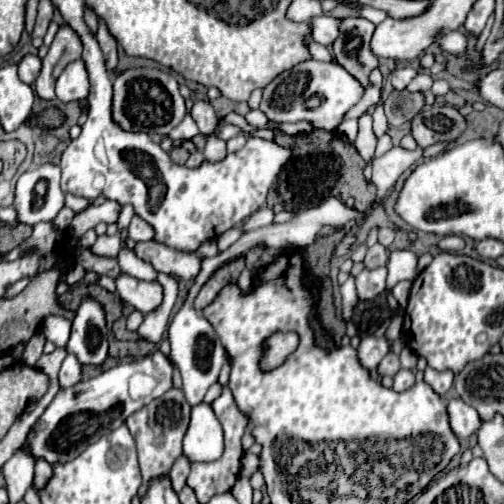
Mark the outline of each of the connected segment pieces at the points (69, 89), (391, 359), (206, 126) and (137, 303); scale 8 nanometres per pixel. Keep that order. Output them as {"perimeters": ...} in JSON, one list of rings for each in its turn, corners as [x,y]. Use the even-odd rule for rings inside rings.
{"perimeters":[[[[82,58],[70,62],[56,82],[56,96],[62,102],[84,100],[88,96],[89,89],[88,70],[86,70],[86,64]]],[[[388,352],[388,354],[384,356],[384,360],[378,364],[378,374],[382,374],[382,376],[394,376],[400,368],[402,368],[402,366],[400,366],[398,354]]],[[[196,100],[194,106],[190,108],[190,116],[198,124],[200,134],[208,136],[208,134],[216,134],[218,132],[218,116],[216,116],[214,108],[210,106],[210,102]]],[[[120,272],[116,278],[116,294],[142,314],[152,312],[162,302],[162,286],[158,282],[138,280],[124,272]]]]}

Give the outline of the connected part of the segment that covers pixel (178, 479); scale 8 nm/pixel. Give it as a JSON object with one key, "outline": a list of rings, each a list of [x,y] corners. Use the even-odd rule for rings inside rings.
{"outline":[[[180,456],[176,462],[174,462],[174,468],[170,470],[170,482],[172,482],[172,488],[174,492],[180,492],[184,486],[186,486],[186,478],[190,474],[190,462]]]}

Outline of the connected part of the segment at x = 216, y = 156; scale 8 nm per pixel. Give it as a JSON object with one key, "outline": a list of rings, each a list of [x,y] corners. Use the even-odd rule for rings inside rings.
{"outline":[[[210,136],[206,138],[206,148],[204,148],[204,158],[210,160],[210,162],[218,162],[226,156],[226,142],[216,138],[216,136]]]}

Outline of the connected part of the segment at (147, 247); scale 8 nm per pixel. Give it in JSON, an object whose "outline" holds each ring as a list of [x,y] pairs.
{"outline":[[[154,240],[136,242],[134,254],[144,262],[150,262],[158,272],[180,276],[182,280],[194,280],[200,270],[200,258],[196,256],[196,252],[180,252]]]}

